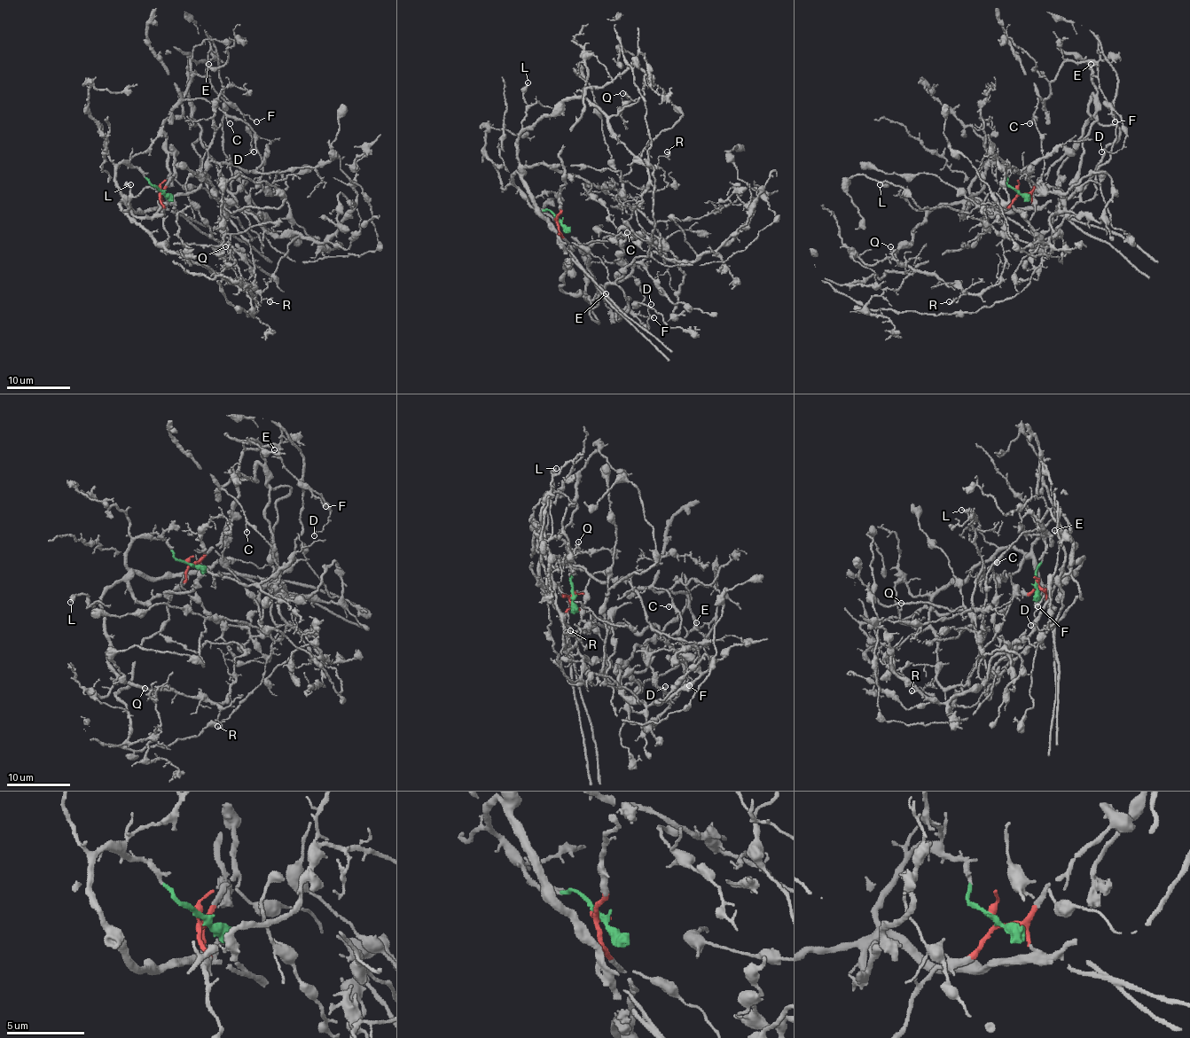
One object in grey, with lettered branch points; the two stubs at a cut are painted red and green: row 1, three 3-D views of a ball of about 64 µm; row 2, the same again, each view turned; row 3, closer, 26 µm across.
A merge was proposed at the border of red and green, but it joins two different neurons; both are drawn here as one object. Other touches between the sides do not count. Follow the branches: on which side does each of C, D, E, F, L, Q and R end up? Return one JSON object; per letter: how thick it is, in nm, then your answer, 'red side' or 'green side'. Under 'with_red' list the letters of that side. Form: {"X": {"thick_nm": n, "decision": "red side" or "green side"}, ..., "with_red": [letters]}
{"C": {"thick_nm": 130, "decision": "red side"}, "D": {"thick_nm": 140, "decision": "red side"}, "E": {"thick_nm": 140, "decision": "red side"}, "F": {"thick_nm": 150, "decision": "red side"}, "L": {"thick_nm": 300, "decision": "green side"}, "Q": {"thick_nm": 130, "decision": "green side"}, "R": {"thick_nm": 150, "decision": "green side"}, "with_red": ["C", "D", "E", "F"]}

